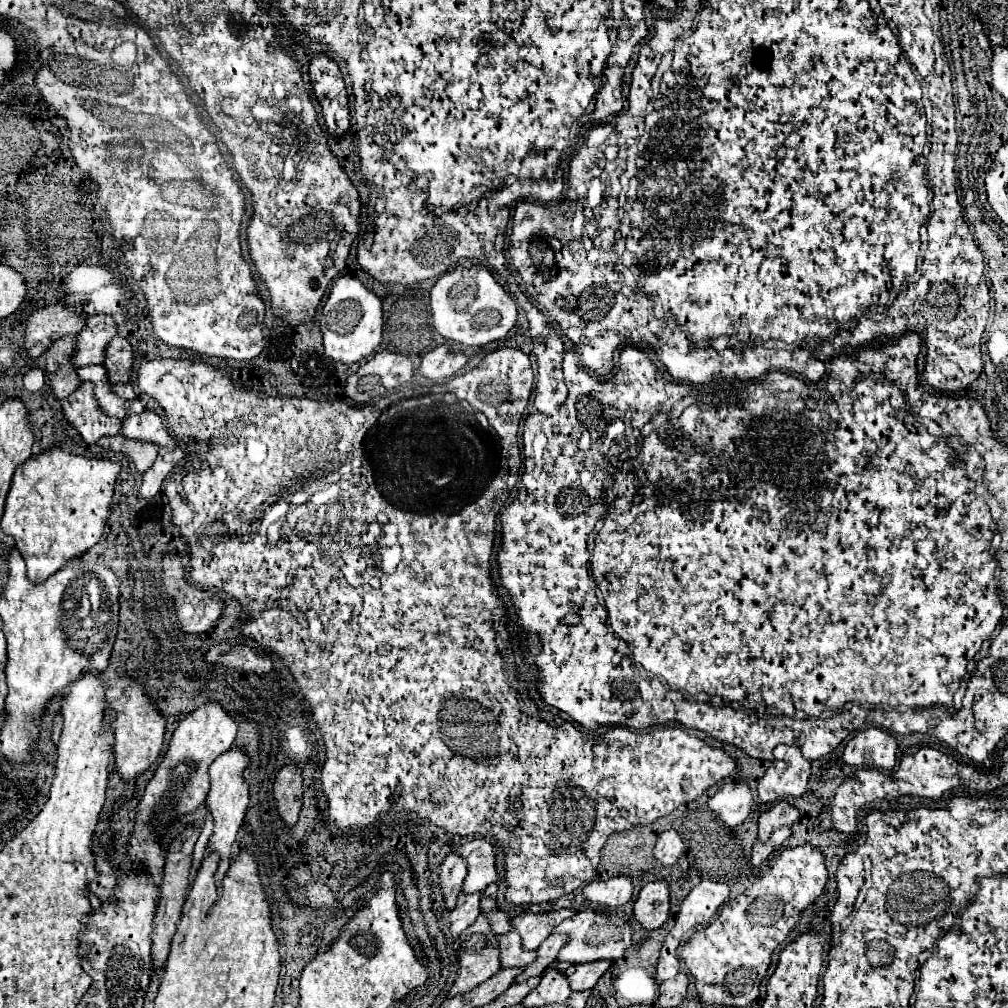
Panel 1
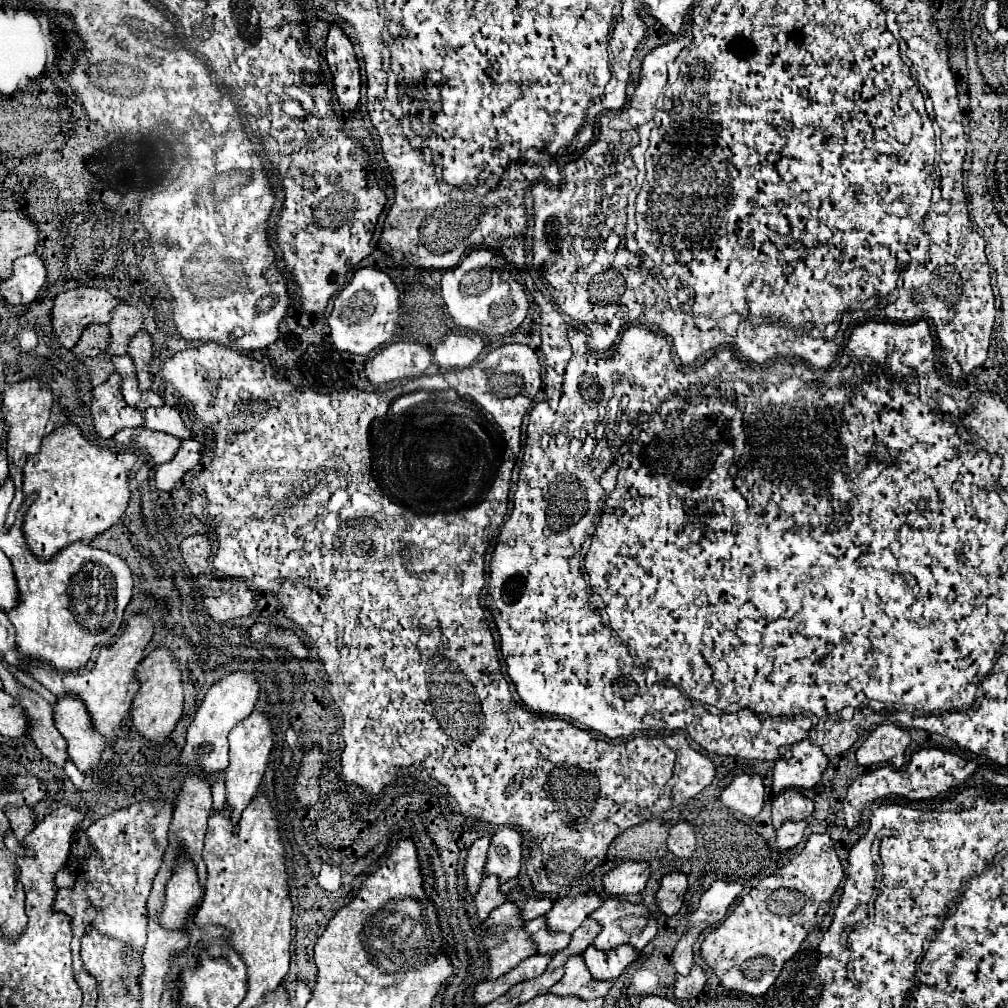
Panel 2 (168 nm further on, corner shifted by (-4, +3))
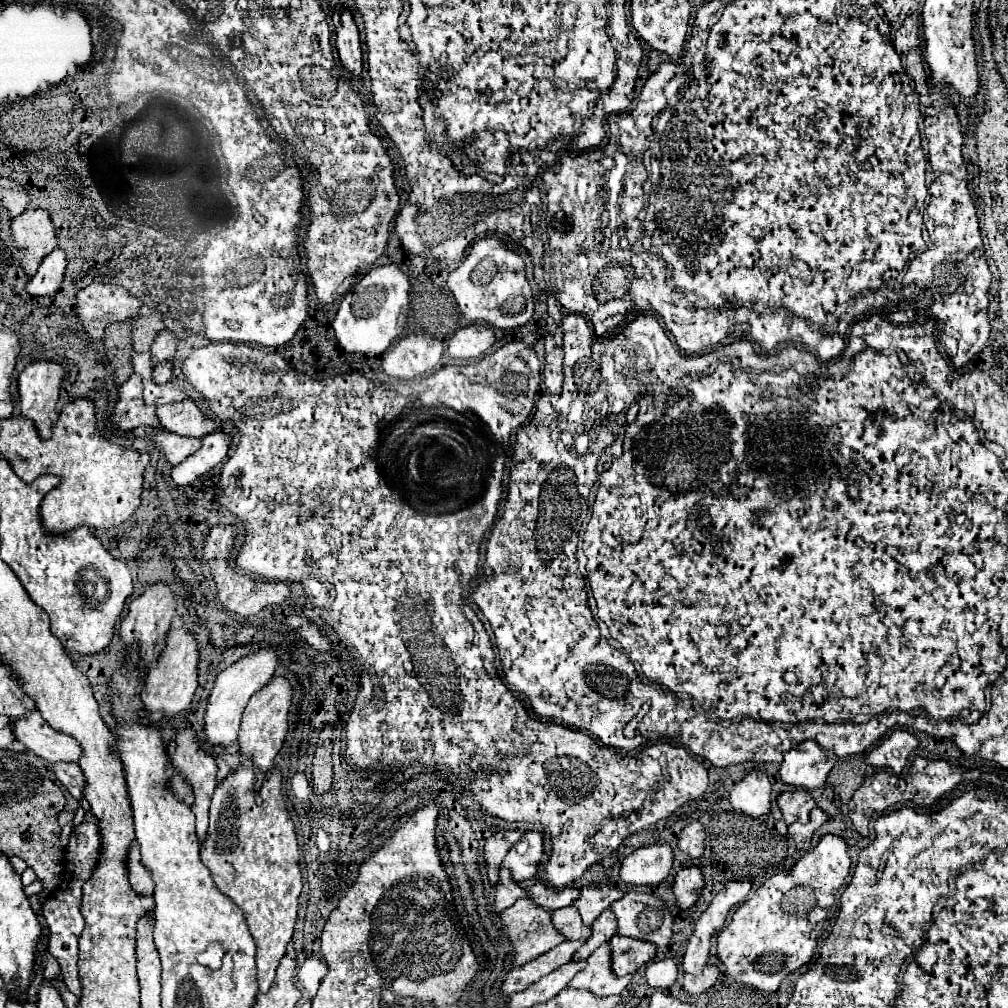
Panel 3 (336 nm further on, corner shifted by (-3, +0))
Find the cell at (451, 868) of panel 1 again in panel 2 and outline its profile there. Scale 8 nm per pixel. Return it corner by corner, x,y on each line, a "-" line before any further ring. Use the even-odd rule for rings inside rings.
483,836
483,838
475,840
473,846
469,848
467,862
465,862
465,880
467,880
467,890
471,894
475,894
481,888
481,880
483,880
483,870
485,870
485,860
487,860
487,850
489,850
491,838
493,836

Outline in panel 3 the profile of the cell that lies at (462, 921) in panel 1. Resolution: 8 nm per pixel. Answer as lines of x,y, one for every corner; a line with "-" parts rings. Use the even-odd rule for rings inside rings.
500,871
500,881
496,885
496,897
494,897
494,911
502,913
510,905
514,905
518,899
526,897
526,891
518,887
518,883
508,875
508,871

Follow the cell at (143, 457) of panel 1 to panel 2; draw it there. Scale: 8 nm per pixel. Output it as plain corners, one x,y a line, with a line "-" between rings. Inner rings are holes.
137,428
137,438
145,450
149,450
153,464
163,464
173,460
177,454
177,448
181,446
181,440
175,436
169,436
165,432
153,432
147,428

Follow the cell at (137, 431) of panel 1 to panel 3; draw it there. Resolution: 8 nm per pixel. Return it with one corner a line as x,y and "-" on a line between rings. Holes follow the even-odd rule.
176,401
170,405
160,405
156,409
158,419
160,419
160,427
164,431
182,435
182,437
196,437
202,439
208,433
214,433
218,429
218,425
210,419
204,419
200,409
190,401

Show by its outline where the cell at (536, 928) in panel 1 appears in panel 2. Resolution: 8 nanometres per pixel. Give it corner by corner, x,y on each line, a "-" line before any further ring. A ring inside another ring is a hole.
579,894
579,896
573,896
573,898
561,898
545,914
547,920
549,920
547,924
555,932
569,932
571,934
601,904
603,904
603,898
599,894

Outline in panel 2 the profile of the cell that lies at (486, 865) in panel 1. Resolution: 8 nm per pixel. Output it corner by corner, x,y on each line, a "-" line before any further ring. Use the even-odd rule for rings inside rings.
503,828
493,836
489,846
489,860
485,866
485,874
499,876
499,882
507,882
517,878
523,860
523,836
513,828

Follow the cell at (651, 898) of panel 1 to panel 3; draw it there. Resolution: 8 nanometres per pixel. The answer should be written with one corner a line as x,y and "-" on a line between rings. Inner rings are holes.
686,867
680,869
678,875
674,877
674,897
676,897
676,907
680,909
688,909
696,903
696,899
700,897
700,891
704,887
704,877
702,871
698,867

